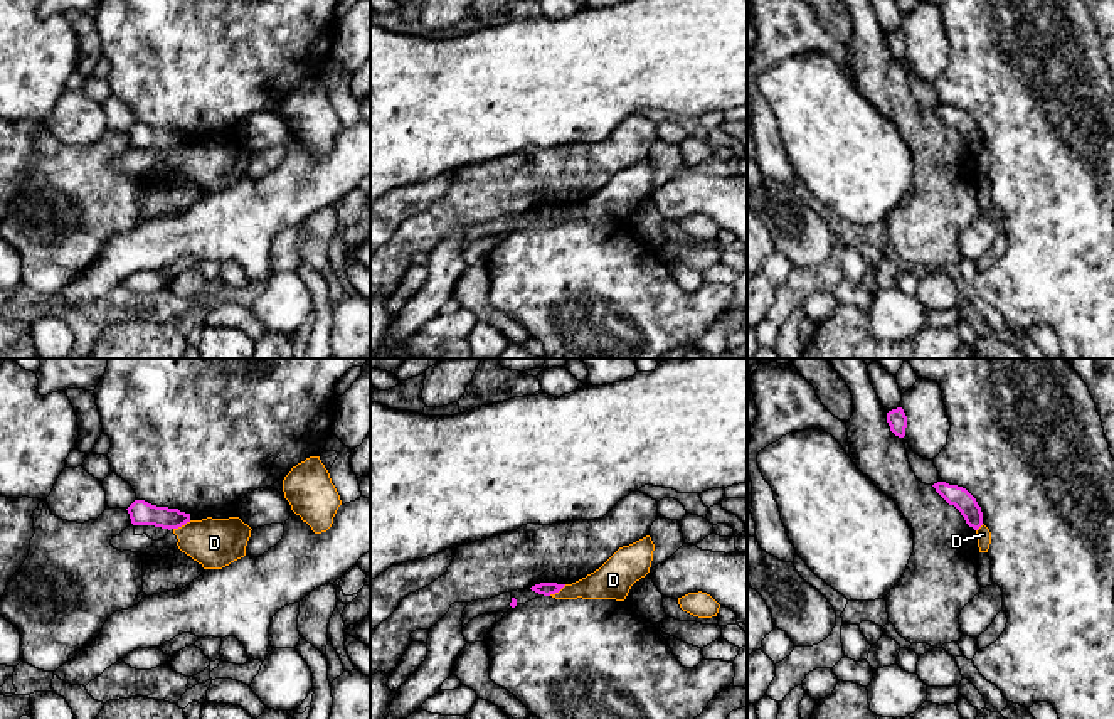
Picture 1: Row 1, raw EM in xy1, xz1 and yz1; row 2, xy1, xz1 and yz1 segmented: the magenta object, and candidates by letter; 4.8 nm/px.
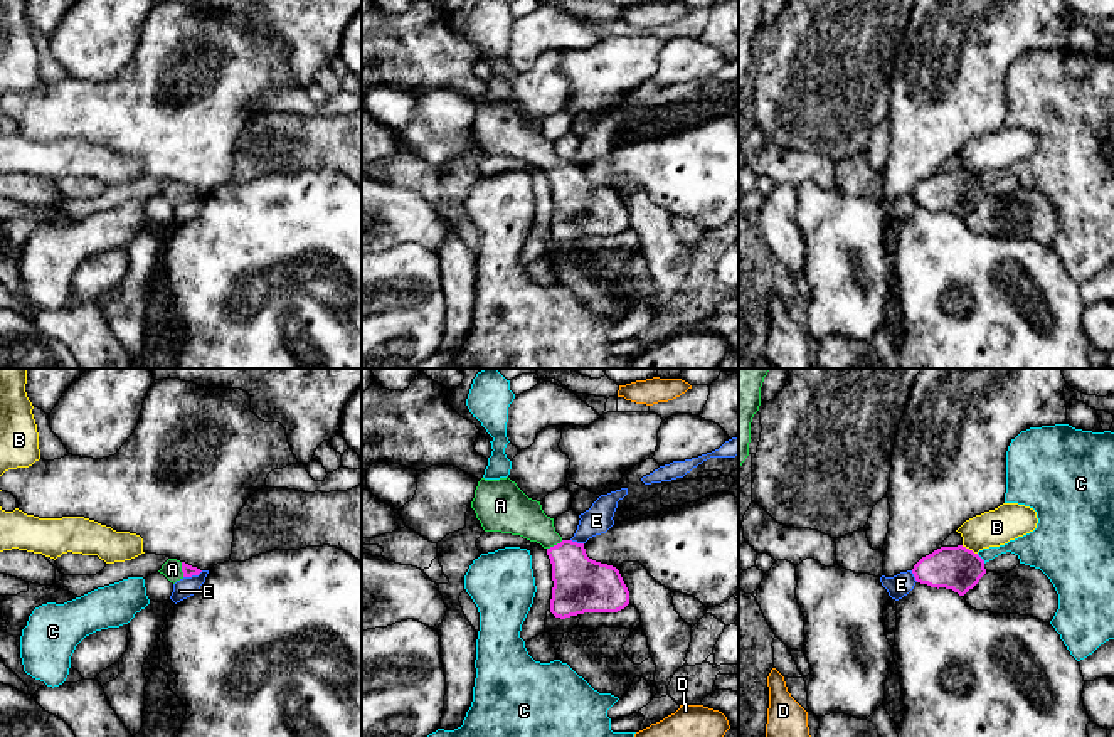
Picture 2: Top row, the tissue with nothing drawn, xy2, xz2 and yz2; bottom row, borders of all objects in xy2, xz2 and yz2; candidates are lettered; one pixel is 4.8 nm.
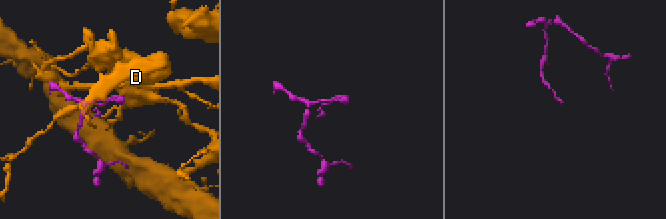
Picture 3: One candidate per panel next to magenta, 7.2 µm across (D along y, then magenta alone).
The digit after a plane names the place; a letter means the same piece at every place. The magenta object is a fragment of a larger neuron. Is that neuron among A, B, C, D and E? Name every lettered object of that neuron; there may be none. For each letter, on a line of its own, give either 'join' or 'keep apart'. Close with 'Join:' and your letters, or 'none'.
A: join
B: keep apart
C: keep apart
D: keep apart
E: keep apart
Join: A

